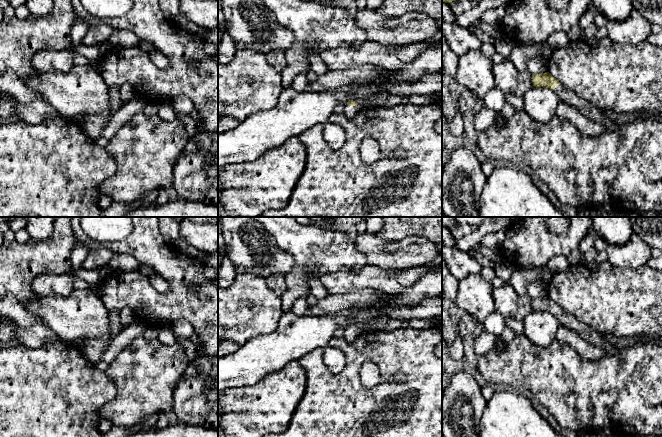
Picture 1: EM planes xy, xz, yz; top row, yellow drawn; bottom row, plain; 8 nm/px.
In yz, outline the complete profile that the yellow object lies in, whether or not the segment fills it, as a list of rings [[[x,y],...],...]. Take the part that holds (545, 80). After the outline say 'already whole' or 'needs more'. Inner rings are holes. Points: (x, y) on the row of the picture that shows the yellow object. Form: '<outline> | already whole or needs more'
[[[549,72],[532,75],[532,82],[534,87],[553,90],[559,96],[561,102],[568,103],[576,108],[588,119],[601,123],[605,128],[605,132],[618,130],[619,125],[604,115],[602,110],[579,98],[573,91],[564,87],[556,78],[550,75]]] | needs more

